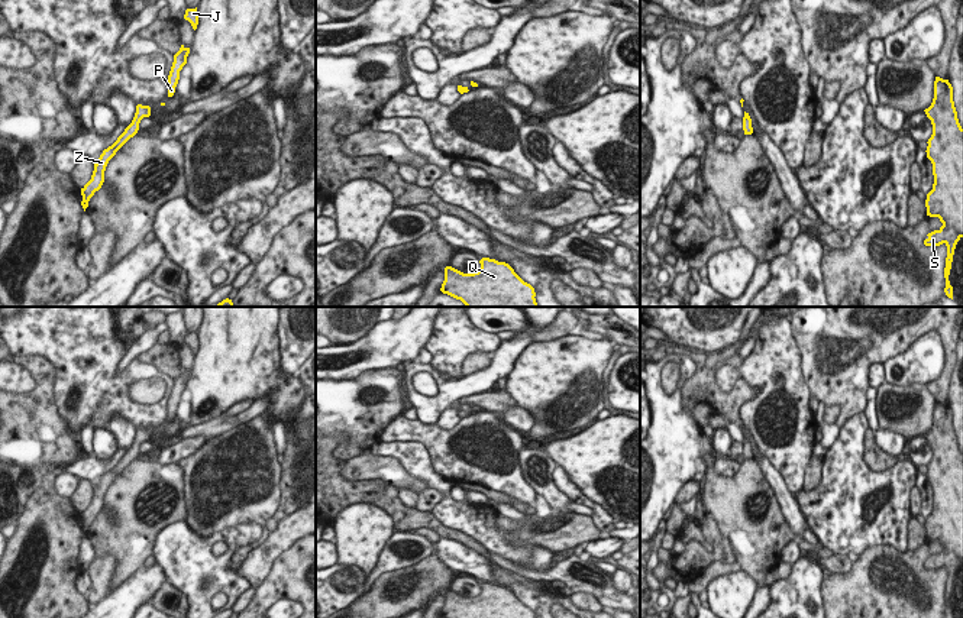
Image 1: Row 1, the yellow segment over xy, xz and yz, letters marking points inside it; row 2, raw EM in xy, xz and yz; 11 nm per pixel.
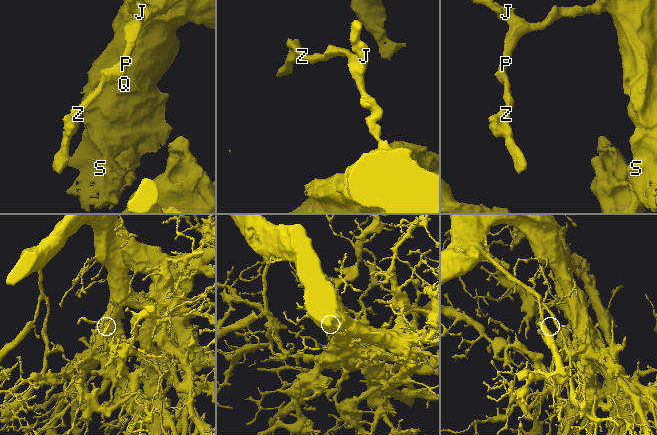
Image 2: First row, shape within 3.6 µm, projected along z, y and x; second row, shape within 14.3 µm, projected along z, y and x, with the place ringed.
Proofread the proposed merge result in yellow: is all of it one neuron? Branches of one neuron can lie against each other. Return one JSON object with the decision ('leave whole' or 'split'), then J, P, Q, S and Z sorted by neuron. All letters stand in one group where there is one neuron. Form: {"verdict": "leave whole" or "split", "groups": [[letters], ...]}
{"verdict": "leave whole", "groups": [["J", "P", "Q", "S", "Z"]]}

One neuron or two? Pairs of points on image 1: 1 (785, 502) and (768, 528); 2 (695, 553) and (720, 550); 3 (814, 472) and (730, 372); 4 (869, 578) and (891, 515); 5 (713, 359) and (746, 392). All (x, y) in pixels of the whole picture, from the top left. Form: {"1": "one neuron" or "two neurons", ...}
{"1": "two neurons", "2": "one neuron", "3": "two neurons", "4": "two neurons", "5": "two neurons"}

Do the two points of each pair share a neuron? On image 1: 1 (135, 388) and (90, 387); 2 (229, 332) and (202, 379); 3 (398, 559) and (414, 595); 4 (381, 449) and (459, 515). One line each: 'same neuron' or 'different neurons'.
1: different neurons
2: same neuron
3: different neurons
4: same neuron

